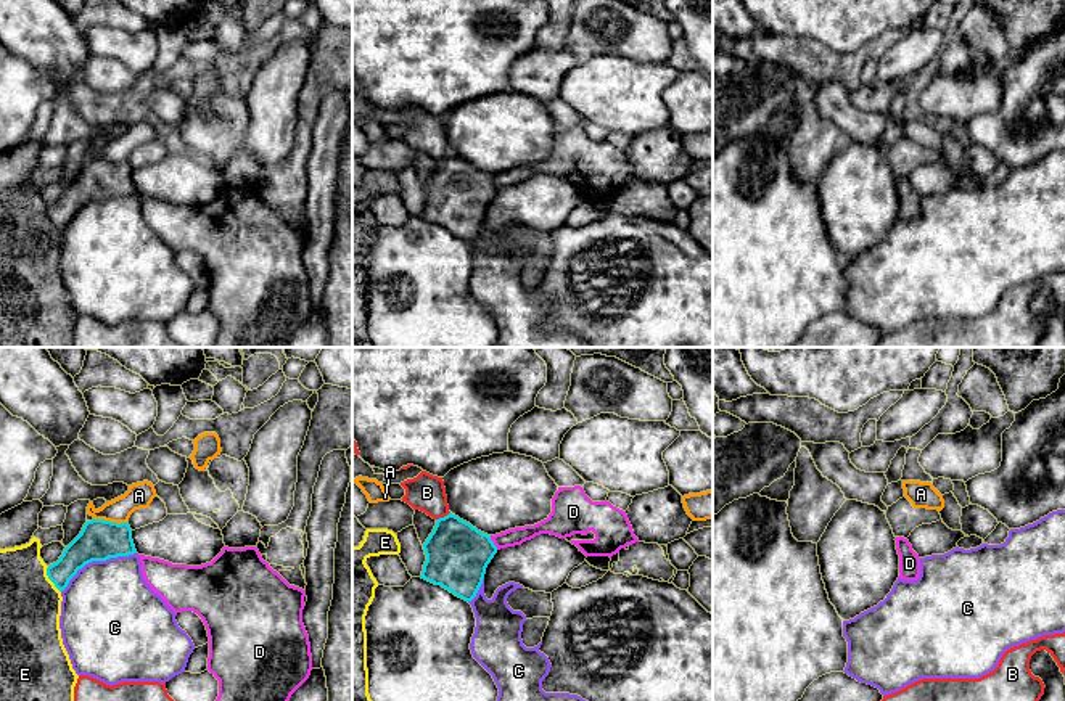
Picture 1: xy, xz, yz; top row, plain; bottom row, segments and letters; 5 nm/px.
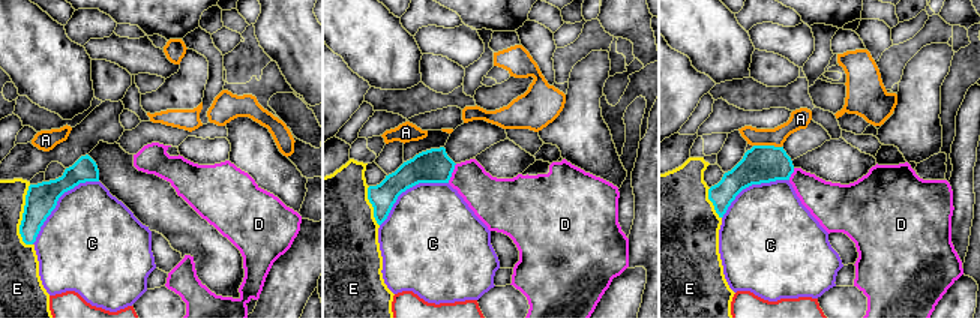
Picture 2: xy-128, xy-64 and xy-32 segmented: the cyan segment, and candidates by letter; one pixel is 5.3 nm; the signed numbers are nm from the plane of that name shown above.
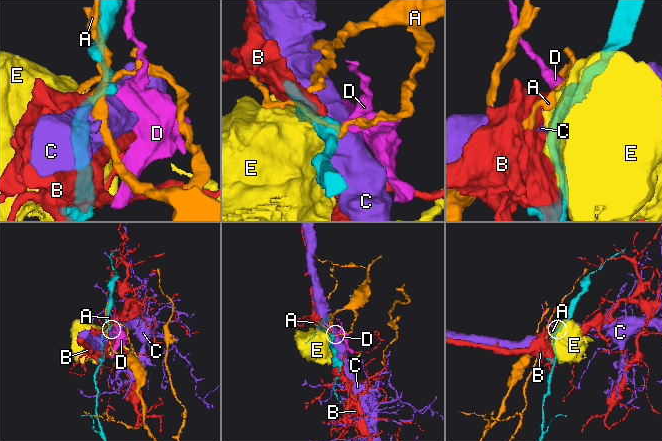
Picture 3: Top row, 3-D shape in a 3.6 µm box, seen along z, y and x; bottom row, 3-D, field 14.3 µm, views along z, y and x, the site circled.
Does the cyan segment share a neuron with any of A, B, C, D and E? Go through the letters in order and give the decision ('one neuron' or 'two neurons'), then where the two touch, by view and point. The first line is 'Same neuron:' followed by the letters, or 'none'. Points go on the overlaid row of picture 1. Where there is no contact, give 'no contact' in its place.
Same neuron: none
A: two neurons; meets cyan in xy at (110, 521)
B: two neurons; meets cyan in xz at (444, 516)
C: two neurons; meets cyan in xy at (95, 560)
D: two neurons; meets cyan in xz at (493, 542)
E: two neurons; meets cyan in xy at (50, 579)

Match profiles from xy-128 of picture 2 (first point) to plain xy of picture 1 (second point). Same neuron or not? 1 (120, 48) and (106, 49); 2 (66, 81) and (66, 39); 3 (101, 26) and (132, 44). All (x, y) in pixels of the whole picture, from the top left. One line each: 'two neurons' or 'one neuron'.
1: one neuron
2: one neuron
3: two neurons

